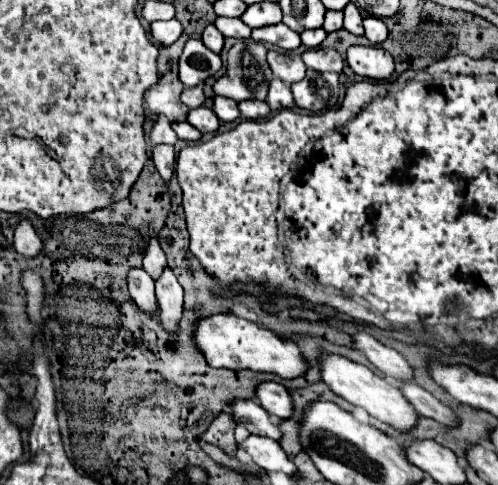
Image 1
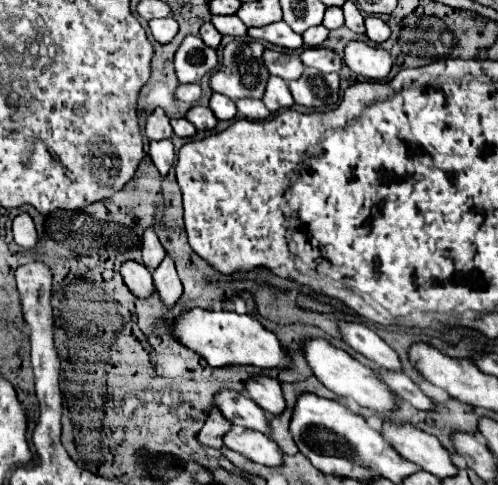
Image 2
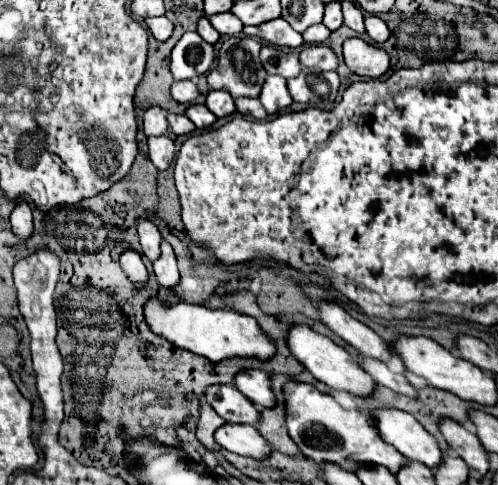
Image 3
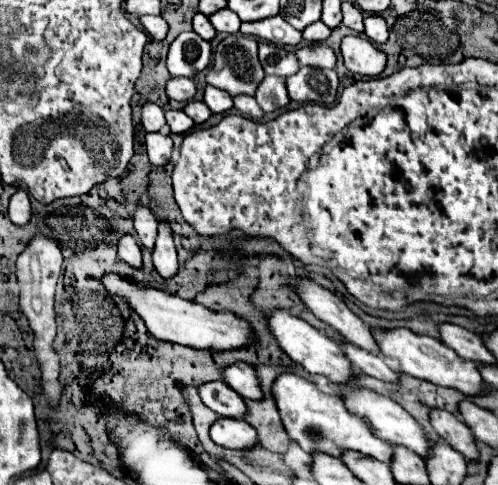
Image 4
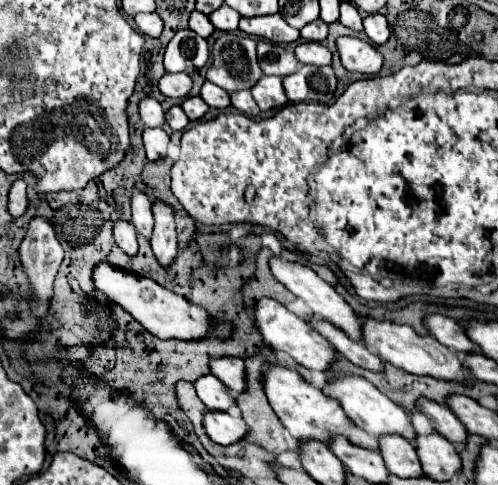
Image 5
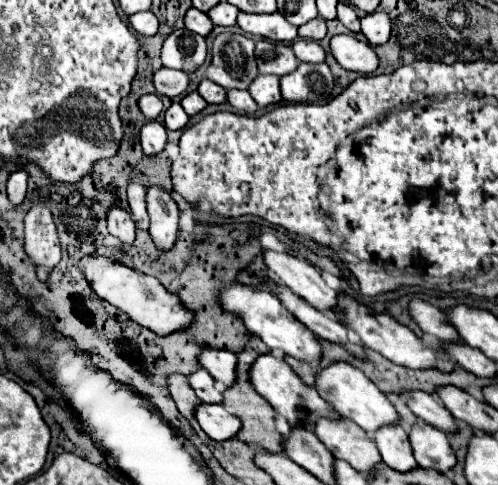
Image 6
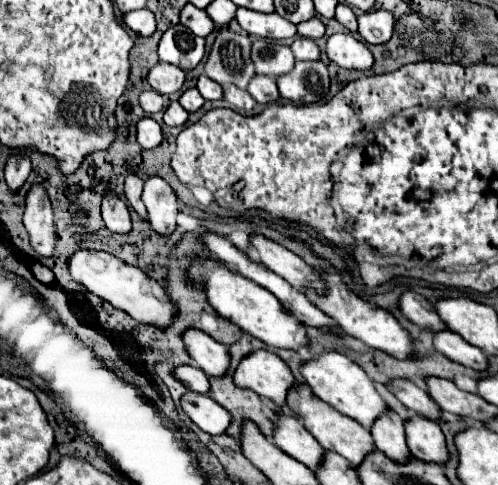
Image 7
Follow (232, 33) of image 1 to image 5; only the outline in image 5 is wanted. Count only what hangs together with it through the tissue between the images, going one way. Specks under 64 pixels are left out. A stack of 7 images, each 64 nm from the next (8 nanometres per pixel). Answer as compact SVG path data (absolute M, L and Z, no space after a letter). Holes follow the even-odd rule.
M222 4L216 12L212 12L210 16L210 22L218 28L218 30L224 30L224 32L234 32L238 30L238 20L240 20L240 14L232 8L228 8L226 4Z

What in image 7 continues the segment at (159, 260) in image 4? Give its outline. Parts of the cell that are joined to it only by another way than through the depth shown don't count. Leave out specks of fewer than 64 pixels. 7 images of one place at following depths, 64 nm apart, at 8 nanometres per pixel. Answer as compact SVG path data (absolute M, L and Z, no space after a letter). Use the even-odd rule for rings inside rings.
M152 176L144 184L142 202L148 208L148 222L160 236L170 236L176 230L178 200L172 188L158 176Z

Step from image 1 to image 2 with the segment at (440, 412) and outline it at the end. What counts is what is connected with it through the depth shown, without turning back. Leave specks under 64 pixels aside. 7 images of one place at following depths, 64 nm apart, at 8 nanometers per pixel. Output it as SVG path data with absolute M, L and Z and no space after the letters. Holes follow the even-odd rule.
M380 370L380 380L386 382L402 400L410 402L414 408L424 410L424 412L432 412L436 410L436 404L432 398L428 398L404 372L384 372Z

